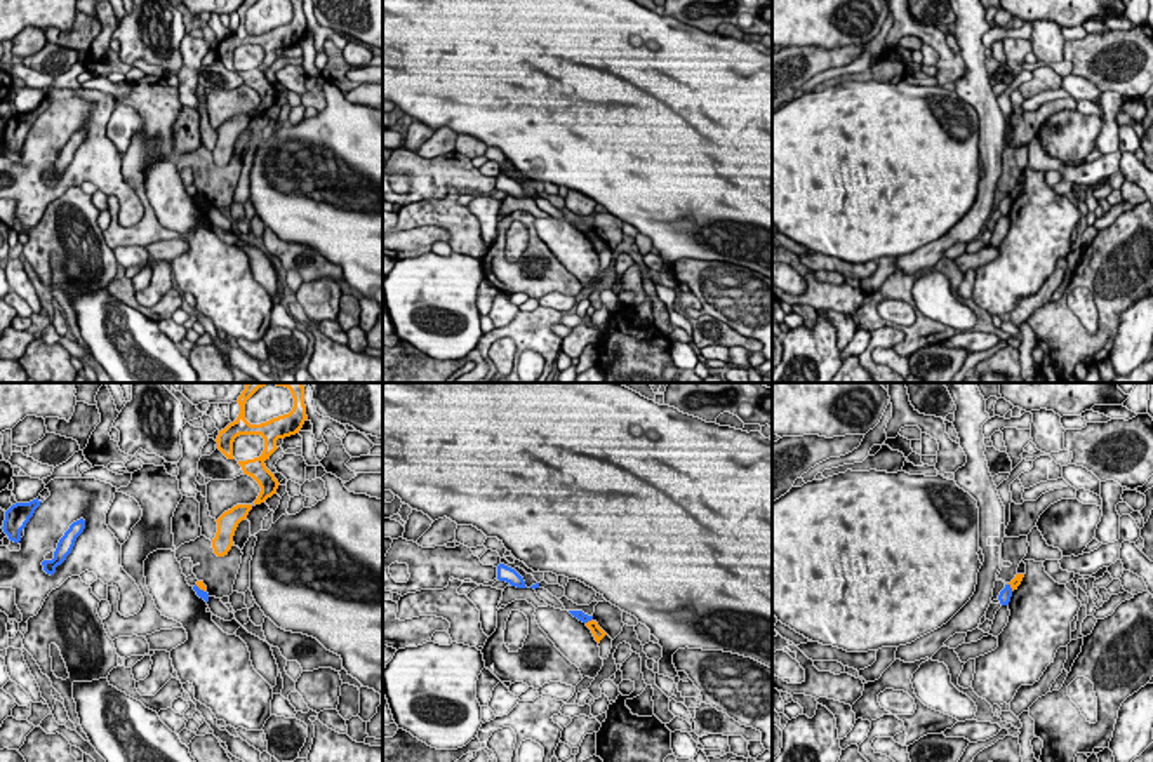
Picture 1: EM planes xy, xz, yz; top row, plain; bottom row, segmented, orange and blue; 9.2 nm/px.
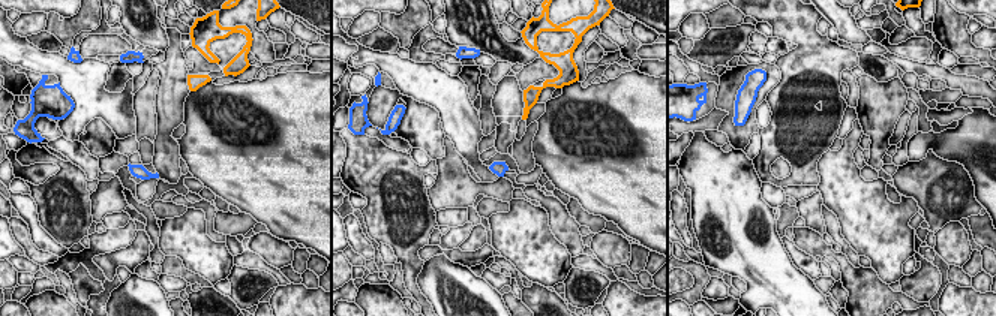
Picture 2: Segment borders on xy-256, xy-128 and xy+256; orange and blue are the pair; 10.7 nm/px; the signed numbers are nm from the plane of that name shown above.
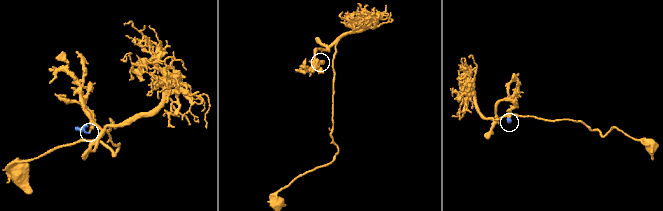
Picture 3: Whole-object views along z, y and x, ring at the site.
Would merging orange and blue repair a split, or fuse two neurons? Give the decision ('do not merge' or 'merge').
do not merge

